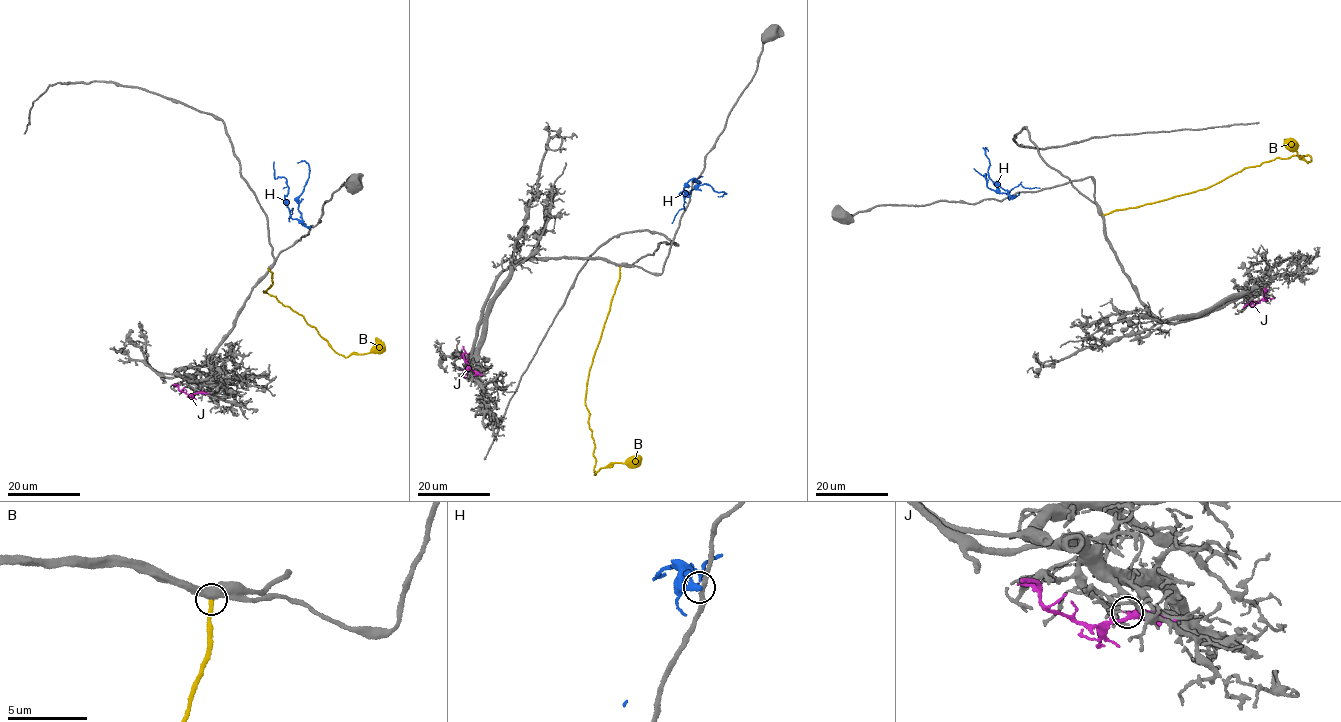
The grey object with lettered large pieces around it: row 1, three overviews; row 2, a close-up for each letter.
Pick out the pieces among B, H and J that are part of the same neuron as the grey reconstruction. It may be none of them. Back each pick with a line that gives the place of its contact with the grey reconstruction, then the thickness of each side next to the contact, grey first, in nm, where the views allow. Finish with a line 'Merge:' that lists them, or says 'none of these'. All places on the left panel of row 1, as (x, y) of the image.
Merge: none of these

